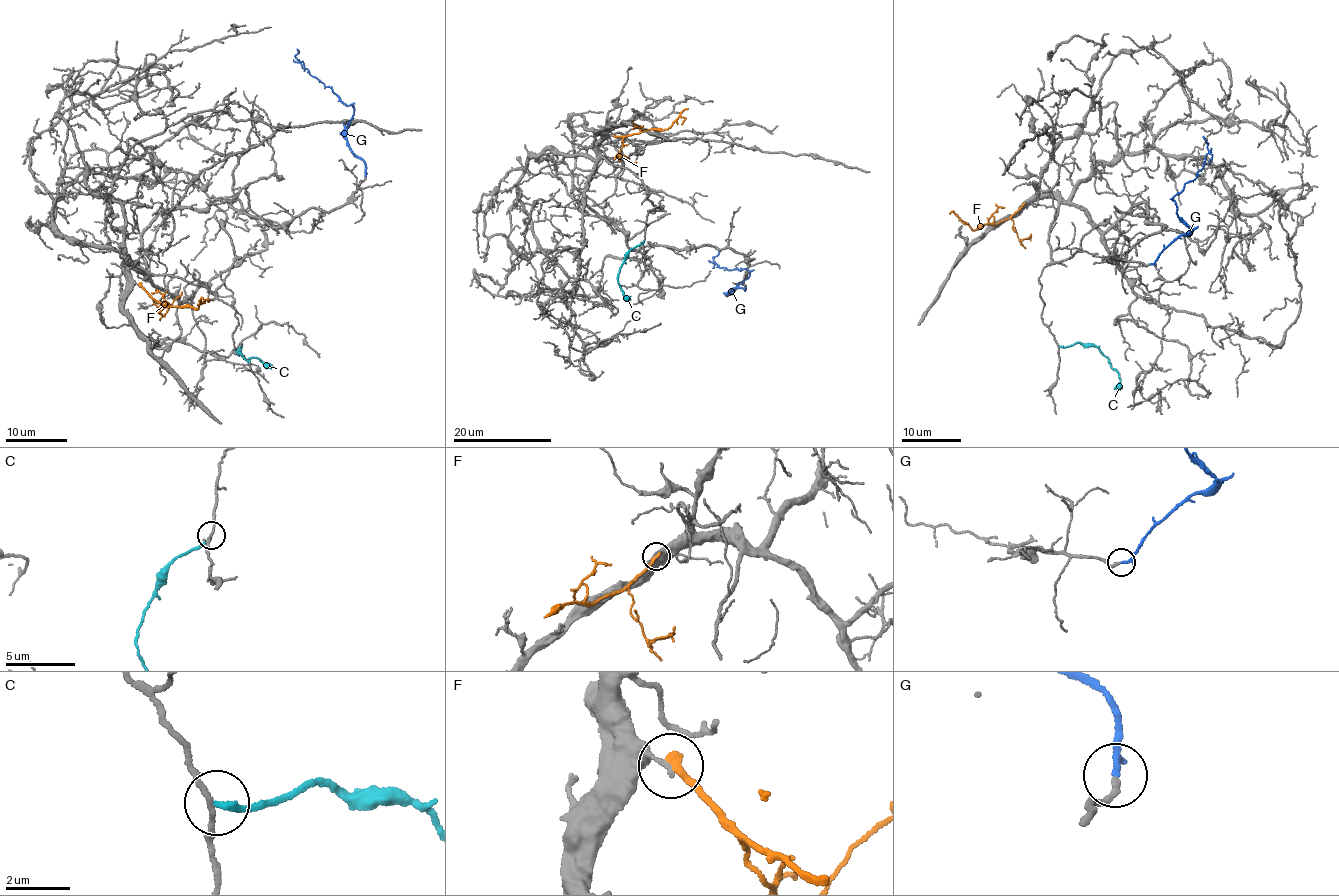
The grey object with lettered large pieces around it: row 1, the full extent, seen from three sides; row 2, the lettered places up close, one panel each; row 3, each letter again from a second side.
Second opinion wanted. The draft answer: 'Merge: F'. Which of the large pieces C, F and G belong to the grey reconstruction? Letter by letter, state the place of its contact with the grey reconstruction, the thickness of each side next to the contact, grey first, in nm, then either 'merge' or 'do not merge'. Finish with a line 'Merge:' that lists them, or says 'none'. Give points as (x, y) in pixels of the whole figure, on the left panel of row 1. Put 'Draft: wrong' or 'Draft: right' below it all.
C: meets grey at (249, 362); 160 nm thick on the grey side, 200 nm on the other; do not merge
F: meets grey at (139, 285); 160 nm thick on the grey side, 280 nm on the other; do not merge
G: meets grey at (365, 176); 190 nm thick on the grey side, 200 nm on the other; merge
Merge: G
Draft: wrong

